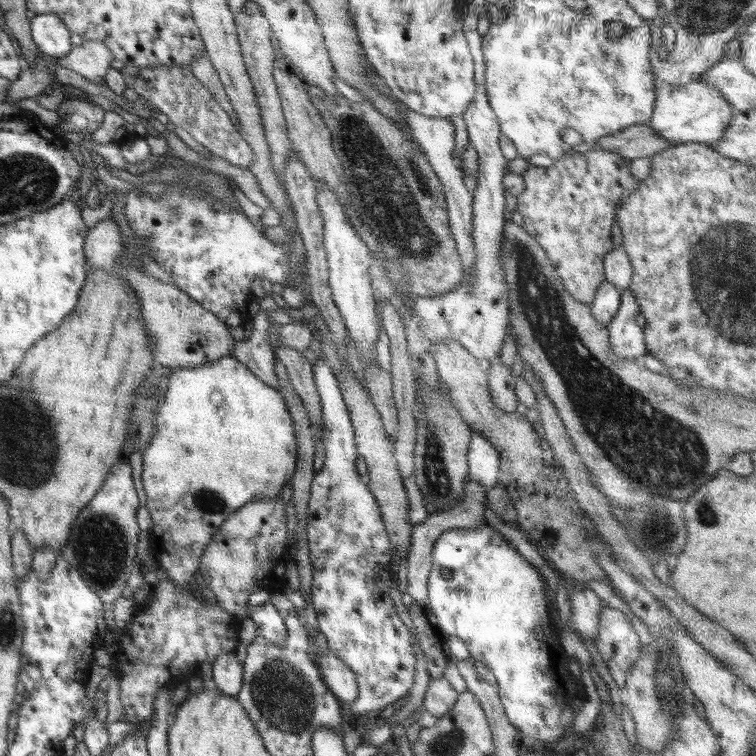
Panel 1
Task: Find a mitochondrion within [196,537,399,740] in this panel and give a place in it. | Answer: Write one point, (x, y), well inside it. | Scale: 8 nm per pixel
(283, 694)

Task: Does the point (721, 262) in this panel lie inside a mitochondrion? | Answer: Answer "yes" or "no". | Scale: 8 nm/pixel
yes

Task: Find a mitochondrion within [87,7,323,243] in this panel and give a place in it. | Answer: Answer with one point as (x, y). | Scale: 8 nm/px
(175, 211)

